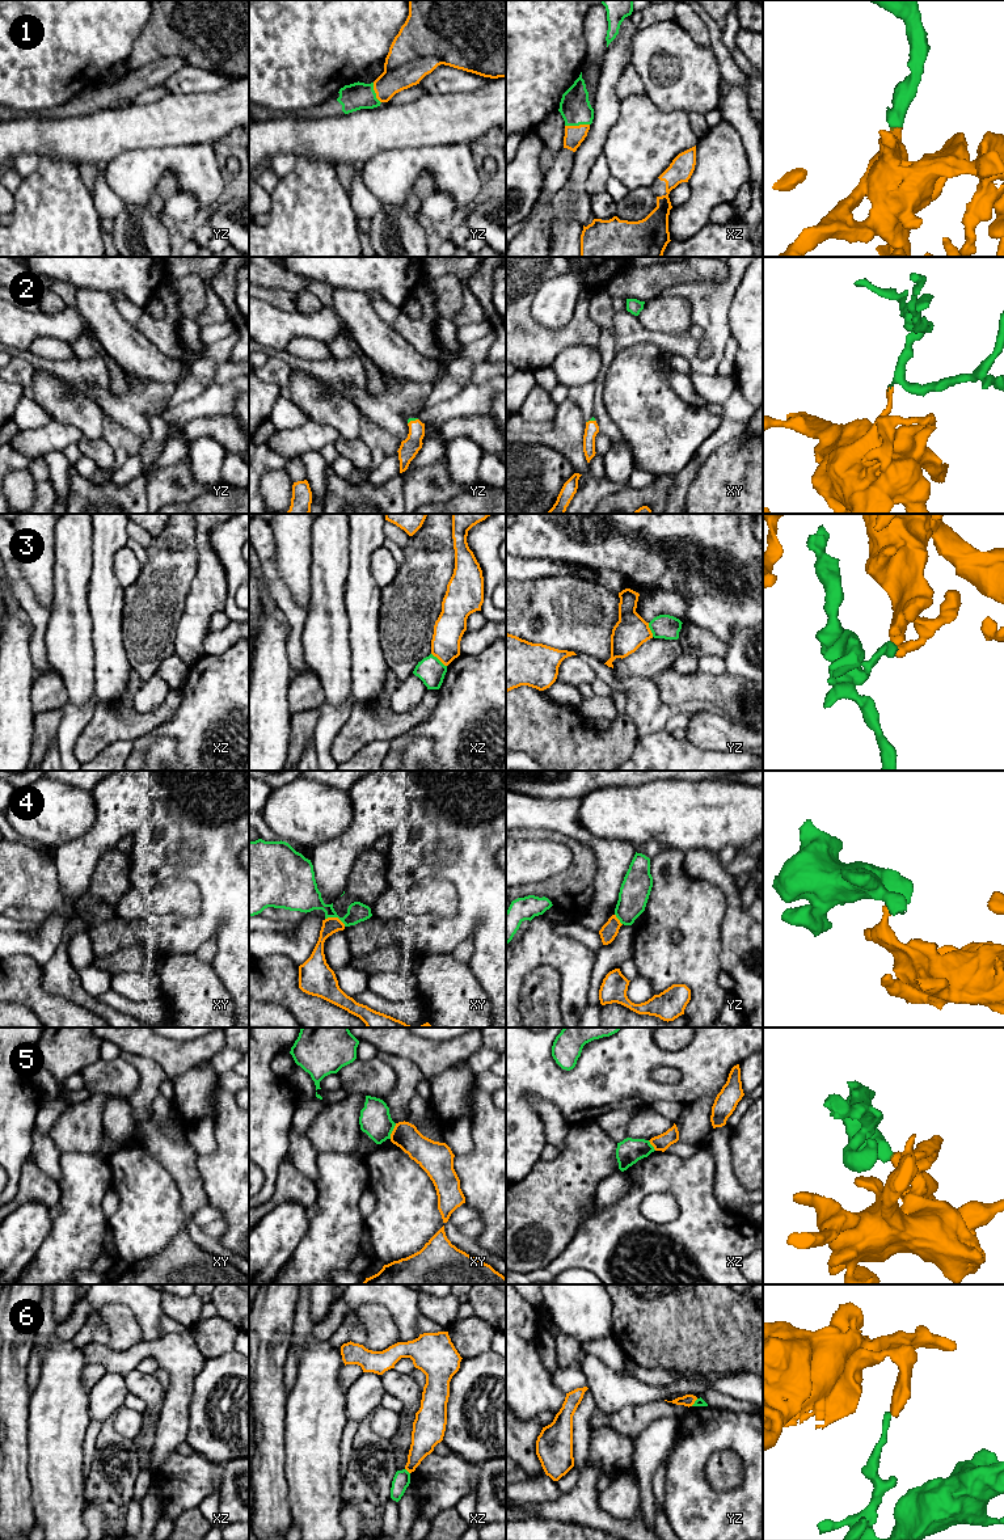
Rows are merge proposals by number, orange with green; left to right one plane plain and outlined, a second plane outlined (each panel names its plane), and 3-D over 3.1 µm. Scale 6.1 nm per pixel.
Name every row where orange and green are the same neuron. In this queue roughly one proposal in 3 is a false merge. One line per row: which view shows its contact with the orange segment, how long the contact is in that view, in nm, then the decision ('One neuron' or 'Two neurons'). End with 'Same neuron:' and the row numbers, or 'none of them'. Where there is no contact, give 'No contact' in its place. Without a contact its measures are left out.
1: Touches orange in xz. Shared border 150 nm. One neuron
2: Touches orange in yz. Shared border 70 nm. One neuron
3: Touches orange in xz. Shared border 130 nm. Two neurons
4: Touches orange in xy. Shared border 140 nm. Two neurons
5: Touches orange in xy. Shared border 100 nm. Two neurons
6: Touches orange in xz. Shared border 50 nm. Two neurons
Same neuron: 1, 2

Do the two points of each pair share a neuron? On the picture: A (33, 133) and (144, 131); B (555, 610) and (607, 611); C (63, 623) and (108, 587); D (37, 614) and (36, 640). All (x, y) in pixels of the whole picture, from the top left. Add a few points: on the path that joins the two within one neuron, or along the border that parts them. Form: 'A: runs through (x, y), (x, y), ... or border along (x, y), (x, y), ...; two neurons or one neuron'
A: runs through (60, 133), (117, 131); one neuron
B: runs through (568, 612), (594, 614); one neuron
C: border along (89, 574), (88, 612), (92, 621), (92, 635); two neurons
D: runs through (38, 620), (38, 633); one neuron

